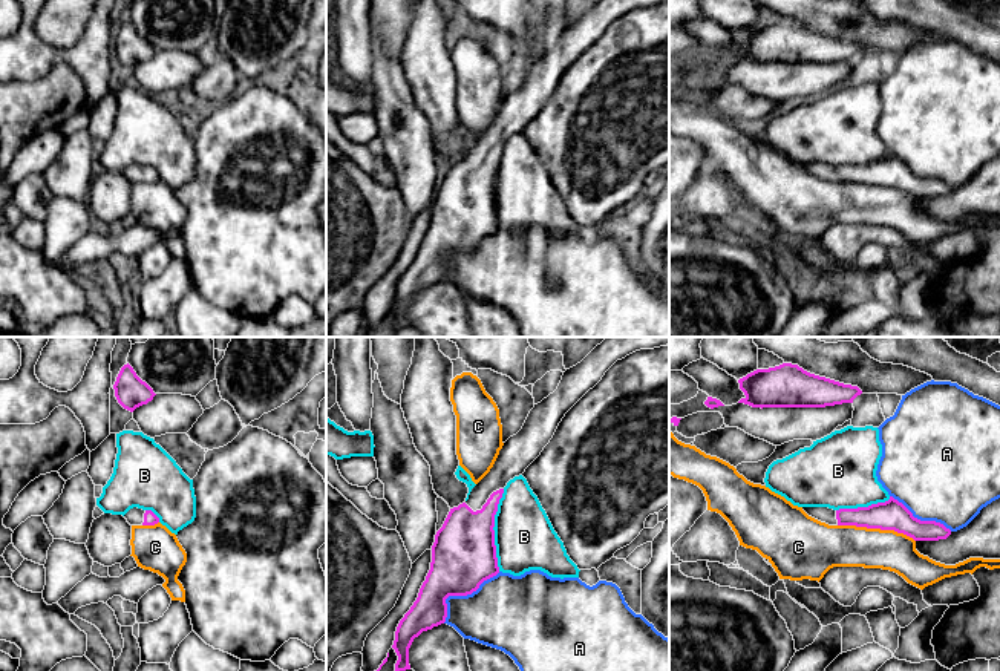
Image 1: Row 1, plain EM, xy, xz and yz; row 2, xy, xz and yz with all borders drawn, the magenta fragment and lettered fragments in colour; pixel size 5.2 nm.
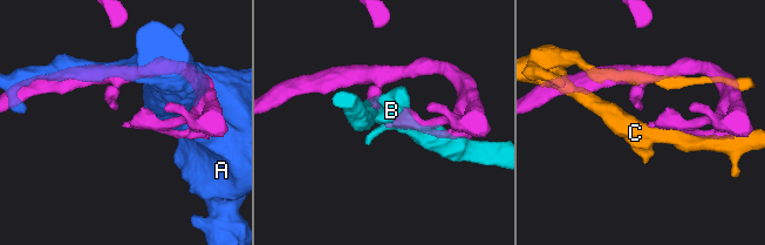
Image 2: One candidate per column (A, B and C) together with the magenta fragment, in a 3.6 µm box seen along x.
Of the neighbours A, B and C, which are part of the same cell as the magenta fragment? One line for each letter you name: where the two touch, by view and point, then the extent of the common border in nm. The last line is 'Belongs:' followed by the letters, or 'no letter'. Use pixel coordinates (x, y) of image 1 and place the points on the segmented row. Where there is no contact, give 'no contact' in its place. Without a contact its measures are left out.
Belongs: no letter

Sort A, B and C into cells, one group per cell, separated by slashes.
A / B / C

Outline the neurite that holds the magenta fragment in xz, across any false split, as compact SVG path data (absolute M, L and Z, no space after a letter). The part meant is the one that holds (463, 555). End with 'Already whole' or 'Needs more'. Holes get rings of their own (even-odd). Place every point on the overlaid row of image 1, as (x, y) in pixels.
M606 337L580 363L567 369L557 389L534 404L522 429L510 437L490 469L490 472L472 489L469 499L458 507L450 509L443 527L435 535L432 545L430 570L423 582L418 597L410 610L400 620L392 648L398 660L395 671L410 669L409 648L415 637L423 631L432 630L446 622L449 596L467 596L479 585L499 573L496 545L495 545L495 515L504 487L510 480L519 476L541 455L544 447L553 438L565 414L605 375L605 372L626 355L640 349L654 349L666 346L669 337Z. Needs more

